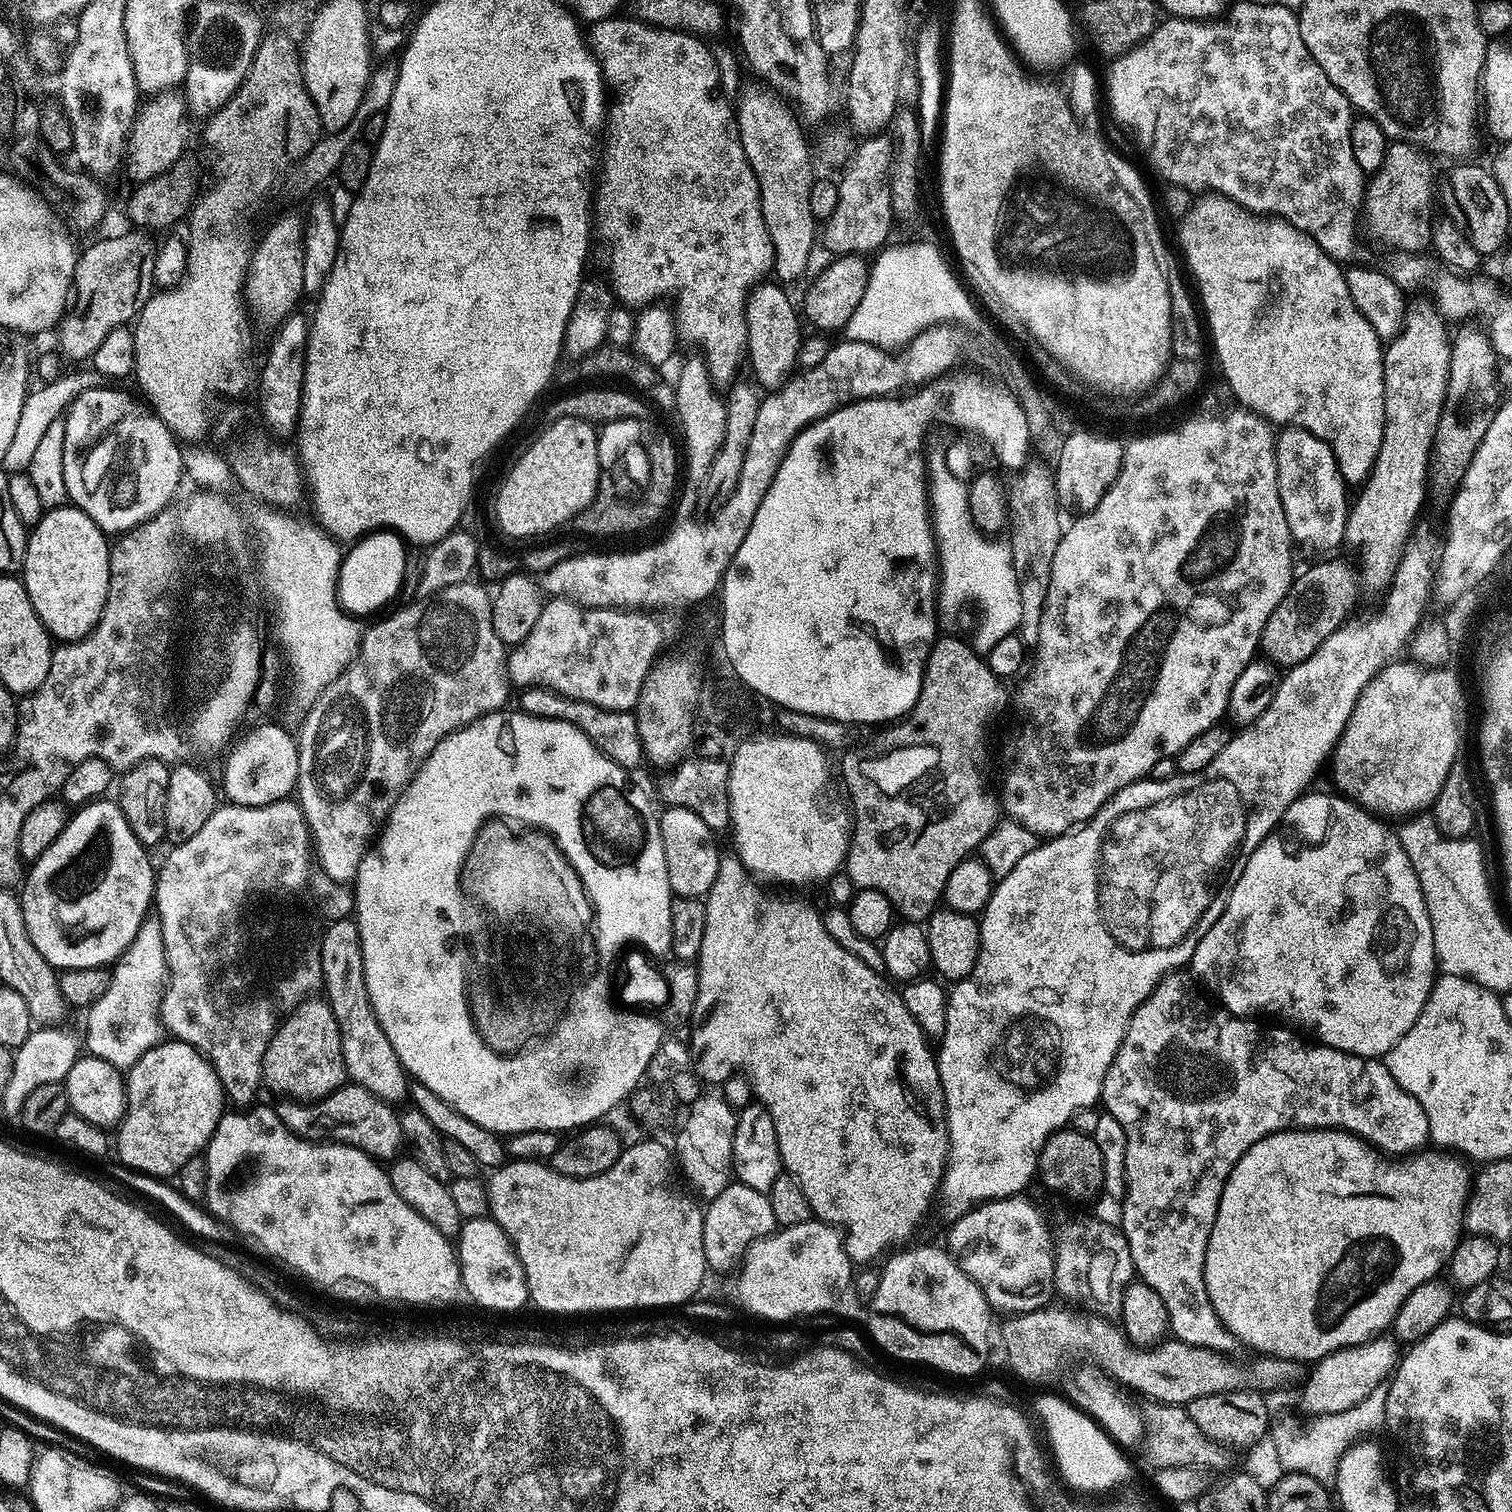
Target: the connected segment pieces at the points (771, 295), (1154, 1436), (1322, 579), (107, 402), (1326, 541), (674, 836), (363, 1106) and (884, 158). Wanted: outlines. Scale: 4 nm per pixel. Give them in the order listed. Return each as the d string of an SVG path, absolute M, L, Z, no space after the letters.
M768 283L757 284L748 295L746 304L748 355L746 364L747 367L752 367L753 378L751 377L751 379L761 389L775 390L781 388L797 371L802 337L800 337L800 320L796 317L796 310L798 314L797 305L796 308L792 305L791 298L780 289L783 287L779 283Z
M1148 1402L1145 1405L1145 1408L1142 1408L1144 1422L1142 1448L1144 1446L1145 1454L1156 1463L1154 1465L1157 1469L1166 1467L1204 1467L1209 1470L1217 1470L1216 1468L1231 1466L1233 1453L1223 1445L1213 1443L1206 1434L1202 1434L1202 1430L1198 1430L1198 1422L1194 1422L1194 1418L1190 1418L1187 1407L1179 1404L1161 1404L1157 1402Z
M1324 558L1324 560L1308 569L1306 569L1301 575L1300 573L1293 579L1291 586L1288 588L1287 594L1285 594L1282 598L1282 601L1274 608L1274 613L1270 614L1270 618L1267 619L1266 626L1263 627L1263 631L1260 634L1260 652L1269 663L1275 664L1278 668L1289 668L1294 665L1297 665L1300 661L1305 661L1306 658L1310 656L1330 636L1330 634L1337 631L1339 627L1341 627L1345 623L1345 616L1348 611L1351 610L1355 600L1356 594L1360 588L1358 583L1358 578L1355 572L1355 569L1352 569L1344 562L1340 560L1328 560L1332 558Z
M101 386L78 394L73 398L72 405L69 406L66 415L63 417L65 424L64 468L68 500L71 501L75 507L83 510L105 534L111 533L111 528L116 531L116 534L123 534L131 530L131 528L137 528L138 525L145 524L145 522L151 520L153 516L157 516L159 512L163 511L169 505L167 503L175 492L180 478L182 479L185 475L183 458L181 456L182 448L181 445L176 445L178 440L171 429L166 427L160 419L156 417L156 413L152 411L147 403L141 402L139 399L136 401L134 397L127 396L126 393L119 392L116 388L119 387Z
M1285 427L1275 437L1276 477L1278 494L1282 498L1282 510L1286 510L1286 522L1297 545L1306 544L1320 554L1328 554L1331 548L1345 543L1344 531L1348 521L1350 496L1347 496L1344 479L1336 465L1334 454L1322 438L1310 434L1304 428Z
M665 807L659 813L662 850L666 854L666 874L670 878L673 893L680 898L707 897L710 886L718 874L722 849L716 845L717 833L694 810Z
M351 1082L345 1083L344 1087L330 1094L325 1100L312 1103L280 1102L280 1105L275 1105L274 1110L280 1121L303 1140L329 1140L337 1144L349 1144L361 1148L377 1162L395 1161L405 1147L404 1131L397 1109L382 1098L370 1094L370 1090Z
M881 134L861 139L860 149L851 153L843 169L844 177L839 177L838 207L822 228L822 244L832 254L875 253L889 243L888 235L892 232L892 224L894 225L890 206L894 144L886 137L887 135Z

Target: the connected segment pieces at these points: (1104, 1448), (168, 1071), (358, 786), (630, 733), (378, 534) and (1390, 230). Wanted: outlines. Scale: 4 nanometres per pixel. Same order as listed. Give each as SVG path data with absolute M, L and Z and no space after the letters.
M1044 1394L1042 1395L1036 1402L1036 1408L1038 1410L1038 1414L1041 1418L1041 1420L1044 1422L1044 1426L1046 1428L1046 1434L1048 1436L1048 1442L1052 1448L1052 1452L1054 1454L1054 1466L1056 1469L1056 1466L1058 1468L1057 1473L1059 1474L1059 1477L1061 1478L1061 1481L1073 1491L1079 1492L1078 1490L1082 1491L1079 1493L1082 1494L1088 1494L1084 1492L1106 1492L1116 1486L1122 1485L1124 1482L1128 1481L1131 1474L1132 1474L1132 1466L1129 1462L1129 1460L1126 1458L1127 1453L1120 1448L1119 1444L1115 1440L1110 1439L1108 1436L1108 1433L1105 1431L1104 1428L1102 1428L1095 1420L1093 1420L1092 1417L1088 1416L1085 1412L1081 1411L1080 1408L1077 1408L1075 1404L1073 1404L1072 1401L1068 1400L1067 1397L1064 1397L1063 1395L1056 1395L1056 1394Z
M175 1038L165 1039L146 1050L146 1054L138 1058L136 1065L127 1069L126 1087L128 1109L118 1125L118 1131L115 1133L117 1136L114 1136L114 1152L120 1155L120 1164L125 1169L148 1176L175 1177L180 1168L190 1162L190 1158L201 1155L207 1149L220 1117L226 1111L224 1087L212 1061L193 1044Z
M465 582L443 588L431 598L424 598L421 604L408 604L397 610L393 616L380 620L372 629L365 631L360 638L360 653L352 661L351 666L332 683L328 689L316 699L312 707L303 717L304 725L298 731L298 778L296 779L295 795L298 797L300 809L308 823L311 843L314 845L314 856L324 870L323 875L336 881L337 884L348 884L355 881L356 868L362 862L369 848L373 847L378 833L384 827L384 821L392 813L404 787L411 782L426 757L438 746L438 742L452 732L473 724L480 716L488 716L499 712L508 700L510 681L506 671L506 645L494 634L492 625L492 602L490 592L480 582Z
M526 688L519 695L519 711L543 720L570 722L570 726L582 730L582 734L586 734L586 738L590 738L590 742L594 742L594 746L598 746L598 750L606 754L606 758L613 760L619 768L633 770L632 768L645 763L642 738L638 734L638 722L632 712L606 710L602 706L594 706L594 702L566 698L549 688Z
M374 530L362 536L360 540L355 541L349 548L351 548L350 552L348 553L347 551L343 555L340 563L339 582L337 584L337 599L340 602L342 609L344 609L344 611L347 612L349 615L354 615L358 618L364 618L364 615L370 614L380 609L382 606L386 605L397 593L401 593L404 584L405 570L407 567L409 567L410 564L410 560L408 560L408 556L406 554L408 546L403 537L397 535L391 530Z
M1392 142L1389 143L1388 153L1384 155L1384 165L1377 170L1377 172L1371 173L1370 179L1367 181L1364 190L1364 203L1362 205L1362 220L1368 223L1368 232L1376 240L1381 240L1388 248L1397 248L1397 253L1400 254L1420 254L1423 253L1425 249L1429 247L1432 243L1432 226L1430 223L1430 215L1428 216L1428 211L1432 208L1432 168L1428 165L1429 157L1425 155L1421 149L1417 148L1414 144L1405 144L1403 142Z

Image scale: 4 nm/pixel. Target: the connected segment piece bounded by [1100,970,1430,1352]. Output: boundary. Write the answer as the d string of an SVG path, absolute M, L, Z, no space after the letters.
M1184 970L1170 972L1160 979L1158 986L1144 999L1142 1006L1136 1008L1136 1013L1130 1018L1128 1029L1122 1038L1122 1046L1118 1046L1114 1062L1110 1070L1106 1070L1100 1100L1103 1111L1118 1118L1118 1122L1122 1122L1122 1130L1126 1130L1126 1166L1124 1167L1126 1187L1122 1197L1124 1209L1120 1212L1118 1224L1130 1246L1130 1258L1135 1275L1143 1283L1149 1284L1158 1294L1158 1298L1162 1298L1168 1311L1168 1326L1175 1339L1186 1342L1190 1346L1202 1346L1213 1348L1216 1352L1225 1352L1231 1349L1234 1338L1226 1330L1226 1326L1222 1326L1218 1314L1214 1314L1214 1306L1210 1306L1210 1298L1206 1294L1206 1282L1204 1281L1204 1263L1206 1262L1206 1246L1210 1242L1210 1230L1214 1230L1214 1218L1218 1214L1218 1202L1230 1178L1230 1170L1234 1170L1238 1158L1242 1158L1242 1154L1246 1154L1246 1150L1250 1150L1254 1142L1275 1132L1286 1132L1293 1128L1338 1128L1353 1132L1361 1140L1371 1144L1373 1148L1396 1158L1423 1149L1429 1143L1430 1137L1426 1110L1422 1110L1418 1098L1406 1094L1406 1090L1402 1090L1398 1082L1394 1082L1388 1065L1383 1059L1351 1056L1342 1050L1334 1050L1319 1042L1307 1044L1303 1040L1305 1039L1303 1035L1287 1027L1284 1027L1285 1029L1263 1028L1258 1022L1259 1019L1234 1016L1223 1006L1217 1006L1215 1003L1208 1004L1207 998L1200 996L1196 987L1198 987L1197 981Z

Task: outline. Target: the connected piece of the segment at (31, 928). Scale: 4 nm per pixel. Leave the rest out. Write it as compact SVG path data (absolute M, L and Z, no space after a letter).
M101 798L71 813L62 834L37 860L31 861L18 892L26 934L30 934L30 942L34 942L38 954L46 958L50 967L63 970L115 965L130 942L134 942L142 922L149 919L154 904L156 872L148 852L134 830L130 830L119 803L111 804L108 798Z

